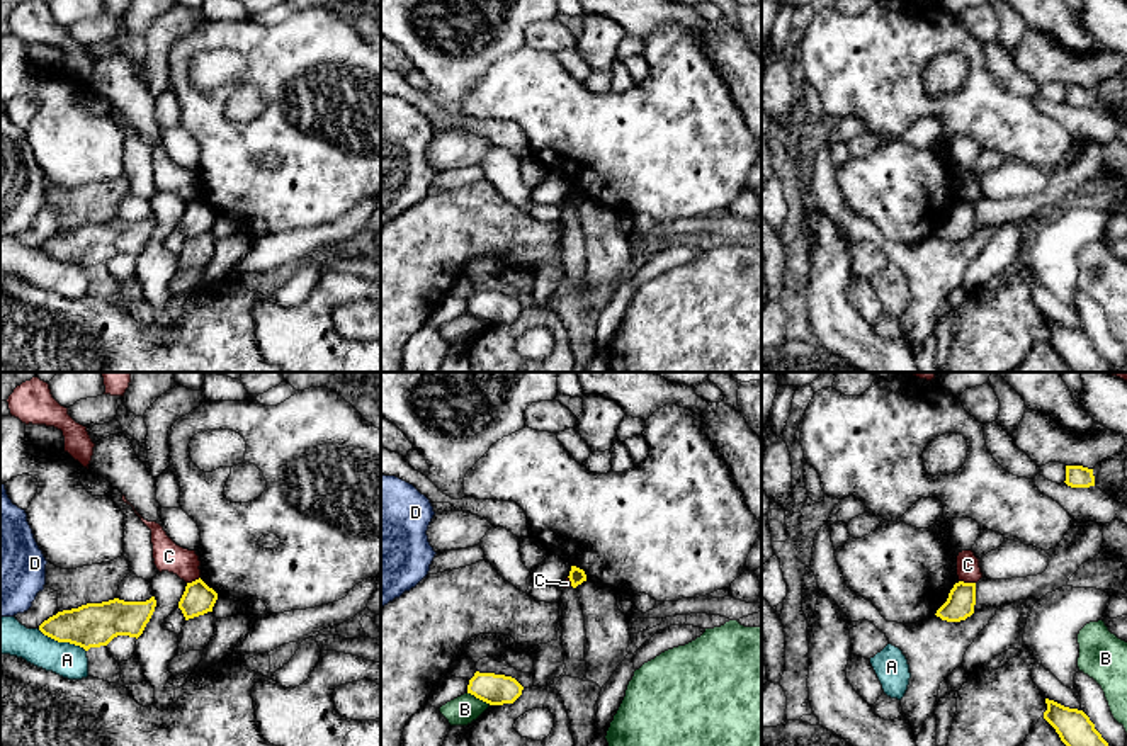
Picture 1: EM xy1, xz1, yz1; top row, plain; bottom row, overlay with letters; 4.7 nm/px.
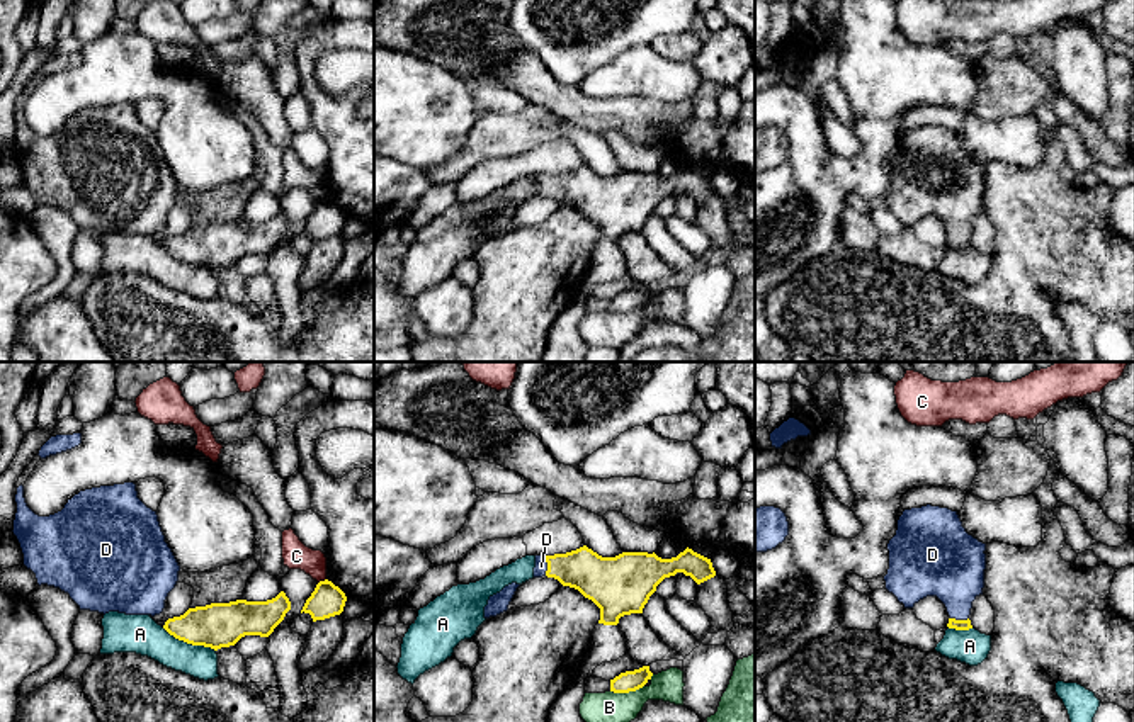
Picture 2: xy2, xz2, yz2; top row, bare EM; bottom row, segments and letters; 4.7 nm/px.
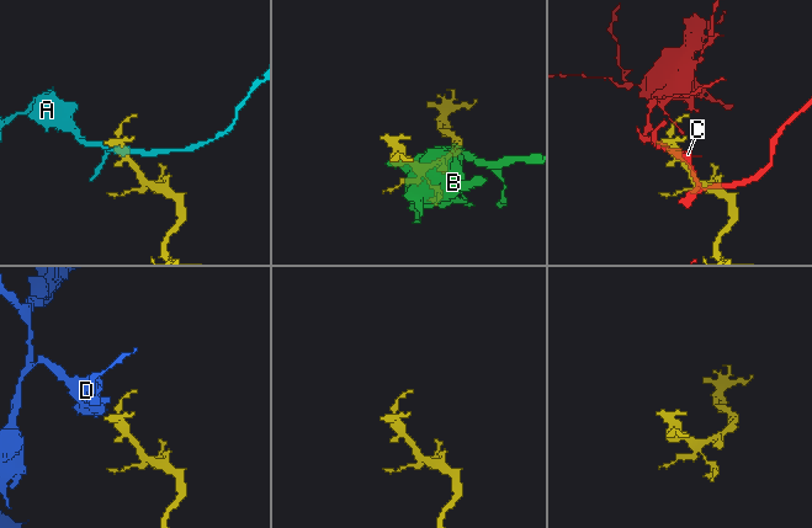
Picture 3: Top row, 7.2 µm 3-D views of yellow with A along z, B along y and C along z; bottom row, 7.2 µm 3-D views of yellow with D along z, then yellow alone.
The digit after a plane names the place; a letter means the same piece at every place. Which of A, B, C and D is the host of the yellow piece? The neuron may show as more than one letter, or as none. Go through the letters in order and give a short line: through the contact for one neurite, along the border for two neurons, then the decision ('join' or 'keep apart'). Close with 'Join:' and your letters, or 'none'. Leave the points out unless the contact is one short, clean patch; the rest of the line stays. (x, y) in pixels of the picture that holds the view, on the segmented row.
A: line xy2 (162, 627), (179, 639), (209, 646), (215, 651); keep apart
B: keep apart
C: line yz1 (959, 580), (974, 583); keep apart
D: line xz2 (597, 578), (584, 569), (548, 566), (541, 566); join
Join: D

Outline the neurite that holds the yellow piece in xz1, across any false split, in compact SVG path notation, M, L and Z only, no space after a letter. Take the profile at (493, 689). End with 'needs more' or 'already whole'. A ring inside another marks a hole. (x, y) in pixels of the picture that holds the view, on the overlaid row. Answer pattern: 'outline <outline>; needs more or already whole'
outline M479 673L469 680L467 693L490 705L513 704L522 695L524 687L512 676Z; already whole

